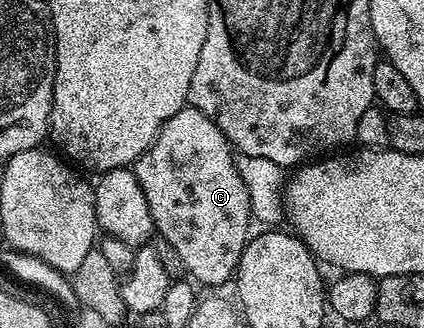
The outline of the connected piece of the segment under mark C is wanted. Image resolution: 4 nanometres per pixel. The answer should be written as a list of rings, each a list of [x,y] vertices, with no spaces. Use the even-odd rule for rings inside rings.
[[[192,106],[181,107],[171,119],[169,119],[160,129],[160,133],[154,138],[154,144],[151,145],[132,164],[134,176],[140,181],[140,189],[144,189],[144,197],[148,197],[148,209],[152,213],[152,221],[154,222],[154,230],[157,234],[163,235],[170,244],[176,249],[176,253],[180,253],[180,261],[184,261],[186,266],[186,275],[191,280],[197,281],[203,288],[215,287],[221,283],[231,282],[235,278],[238,262],[242,256],[242,250],[245,249],[248,240],[251,238],[250,223],[252,224],[252,216],[250,213],[250,197],[248,195],[248,185],[244,185],[244,181],[240,177],[240,173],[236,169],[234,160],[236,152],[231,147],[230,142],[224,137],[224,133],[220,133],[218,126],[208,117],[204,117],[204,113],[200,113],[200,109]]]

